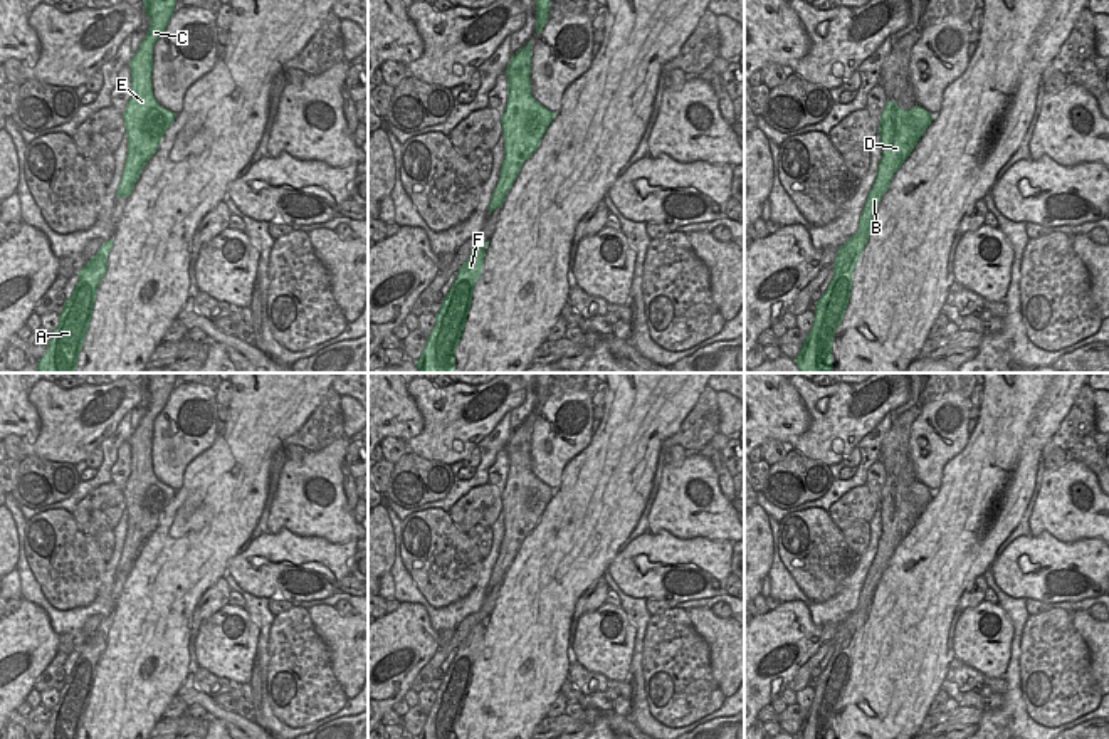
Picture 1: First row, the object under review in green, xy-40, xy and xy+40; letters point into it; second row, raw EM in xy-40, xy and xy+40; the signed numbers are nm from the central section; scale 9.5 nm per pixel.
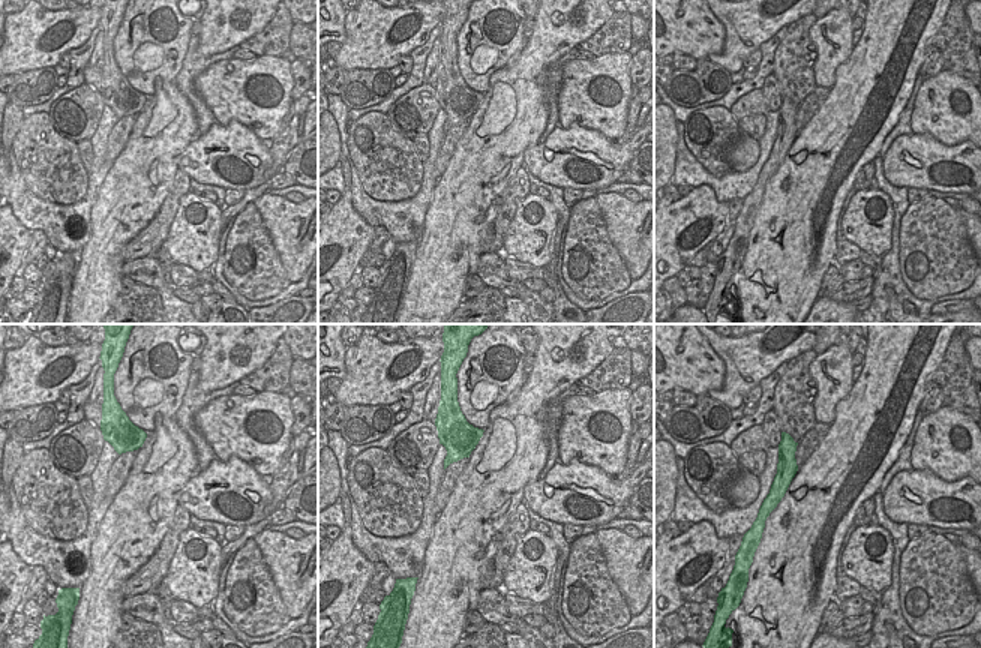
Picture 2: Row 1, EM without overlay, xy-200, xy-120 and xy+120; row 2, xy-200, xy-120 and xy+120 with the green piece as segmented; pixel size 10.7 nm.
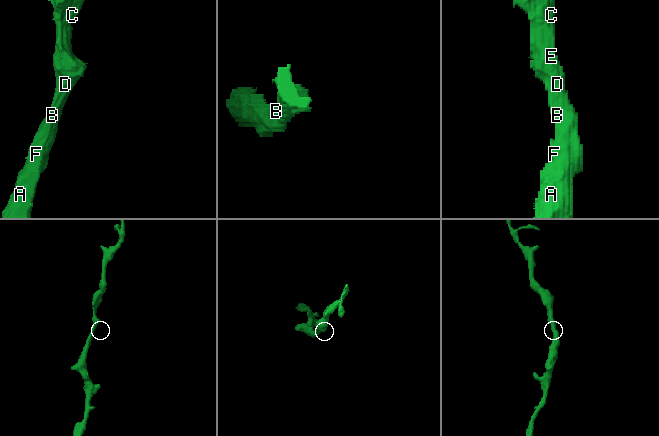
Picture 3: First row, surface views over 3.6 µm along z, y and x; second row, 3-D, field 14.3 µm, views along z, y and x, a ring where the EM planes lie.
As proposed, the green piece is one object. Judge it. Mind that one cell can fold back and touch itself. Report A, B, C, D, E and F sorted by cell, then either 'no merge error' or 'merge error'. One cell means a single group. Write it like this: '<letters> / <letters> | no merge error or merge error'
A B C D E F | no merge error

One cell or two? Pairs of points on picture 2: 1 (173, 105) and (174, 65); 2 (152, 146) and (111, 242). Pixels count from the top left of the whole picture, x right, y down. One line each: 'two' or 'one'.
1: two
2: one

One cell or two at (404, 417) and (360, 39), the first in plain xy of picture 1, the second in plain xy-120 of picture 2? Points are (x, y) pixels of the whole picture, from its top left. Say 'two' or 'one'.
two

